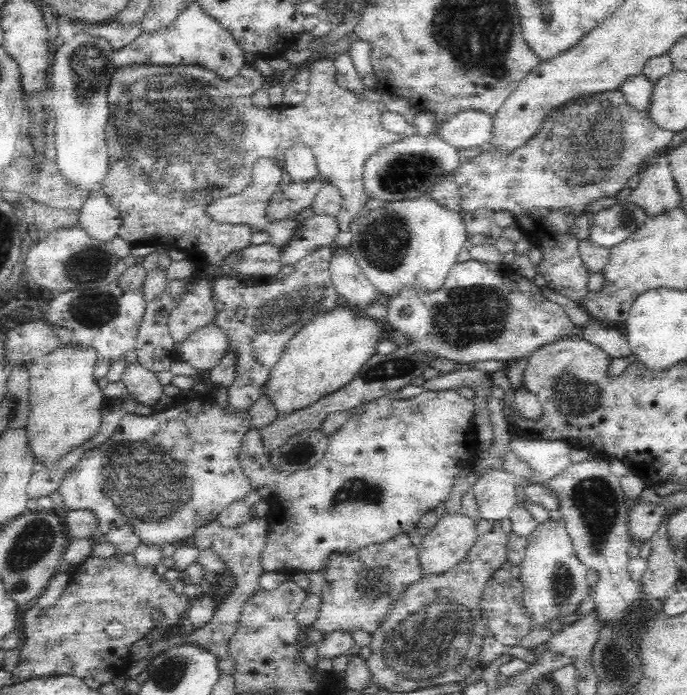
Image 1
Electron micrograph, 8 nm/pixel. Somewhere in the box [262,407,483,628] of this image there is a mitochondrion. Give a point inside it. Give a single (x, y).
(372, 579)

